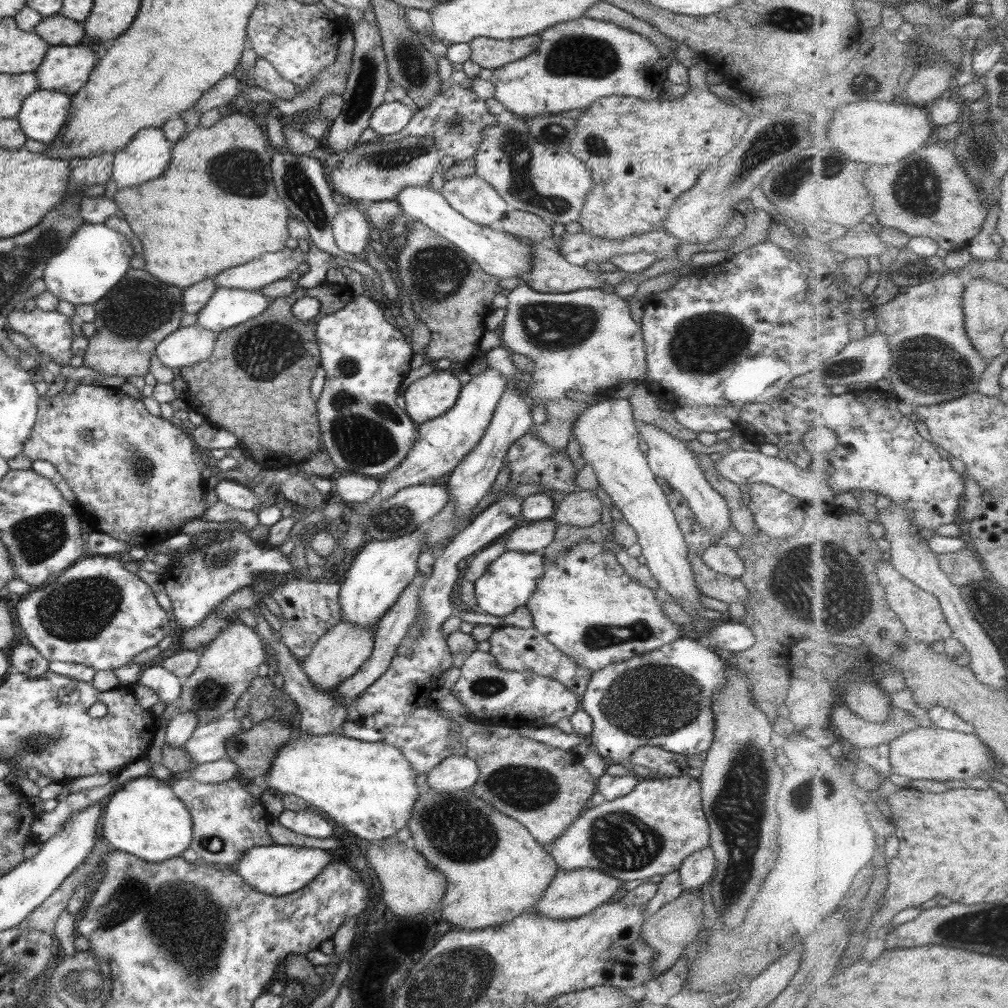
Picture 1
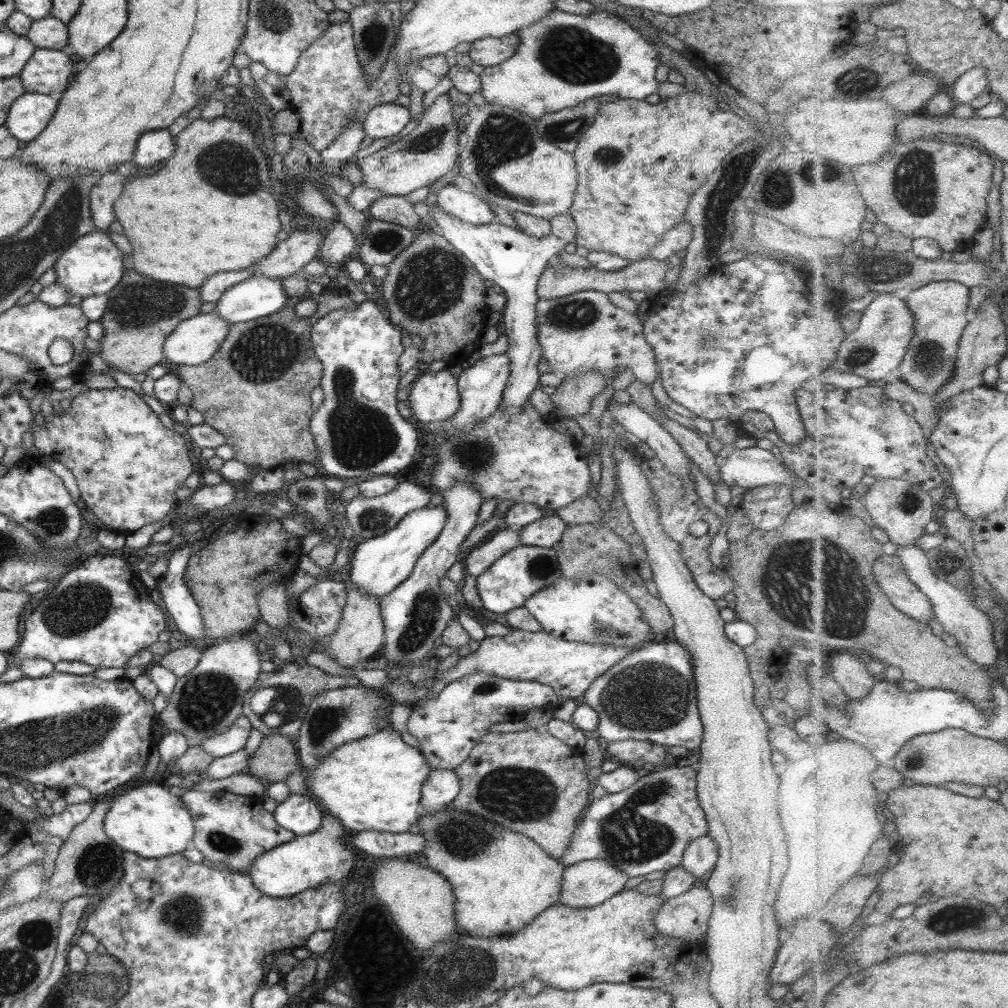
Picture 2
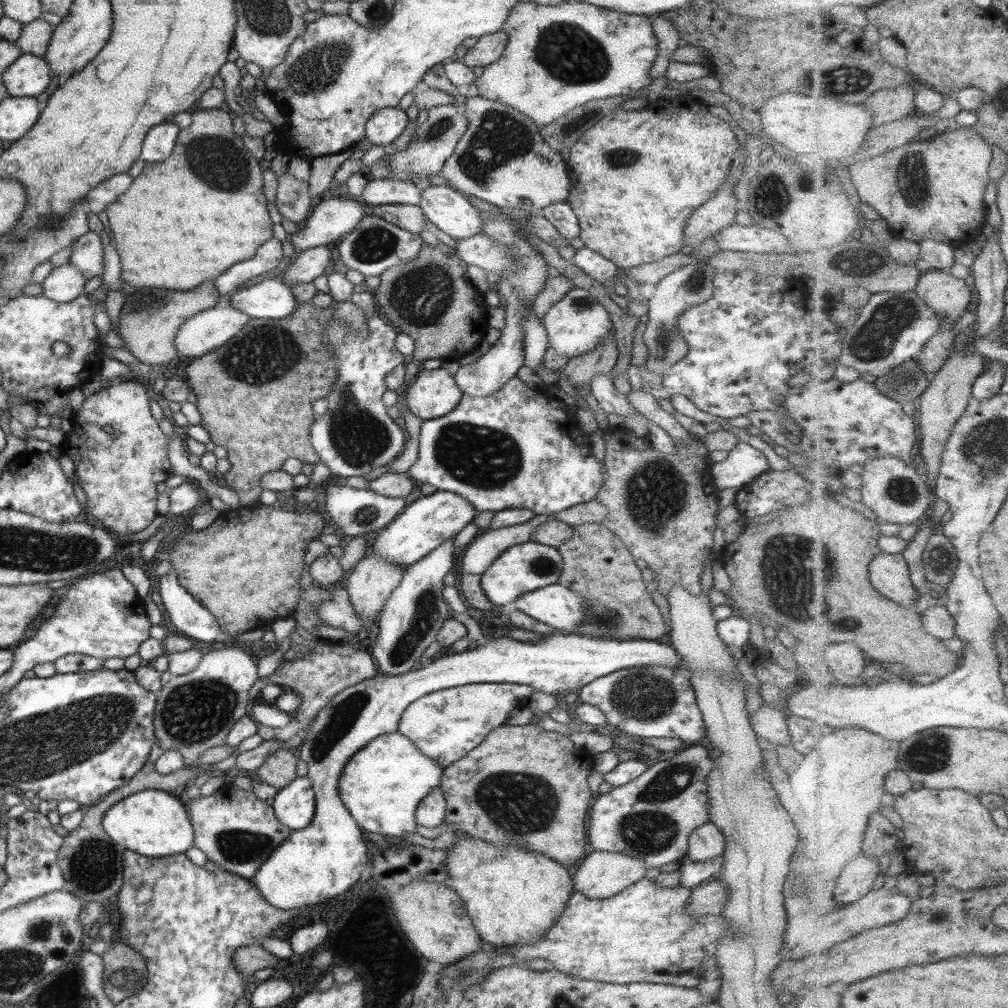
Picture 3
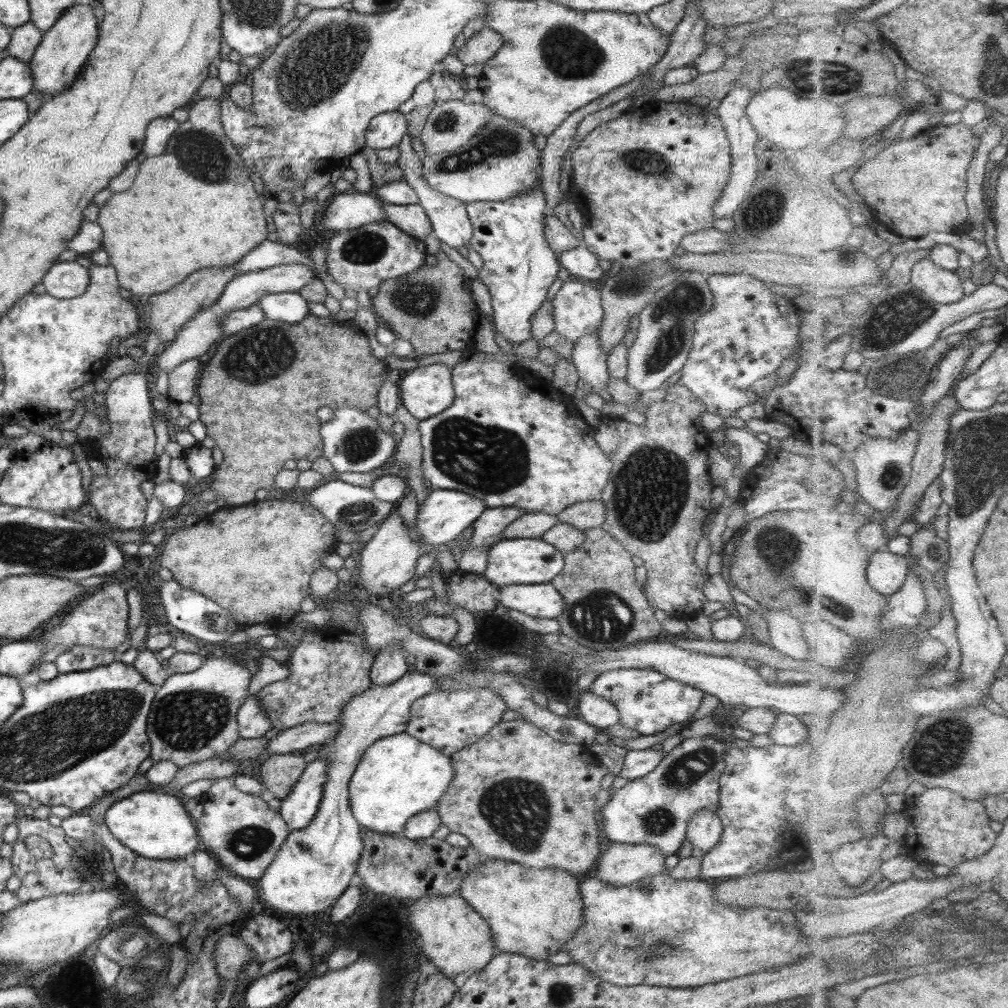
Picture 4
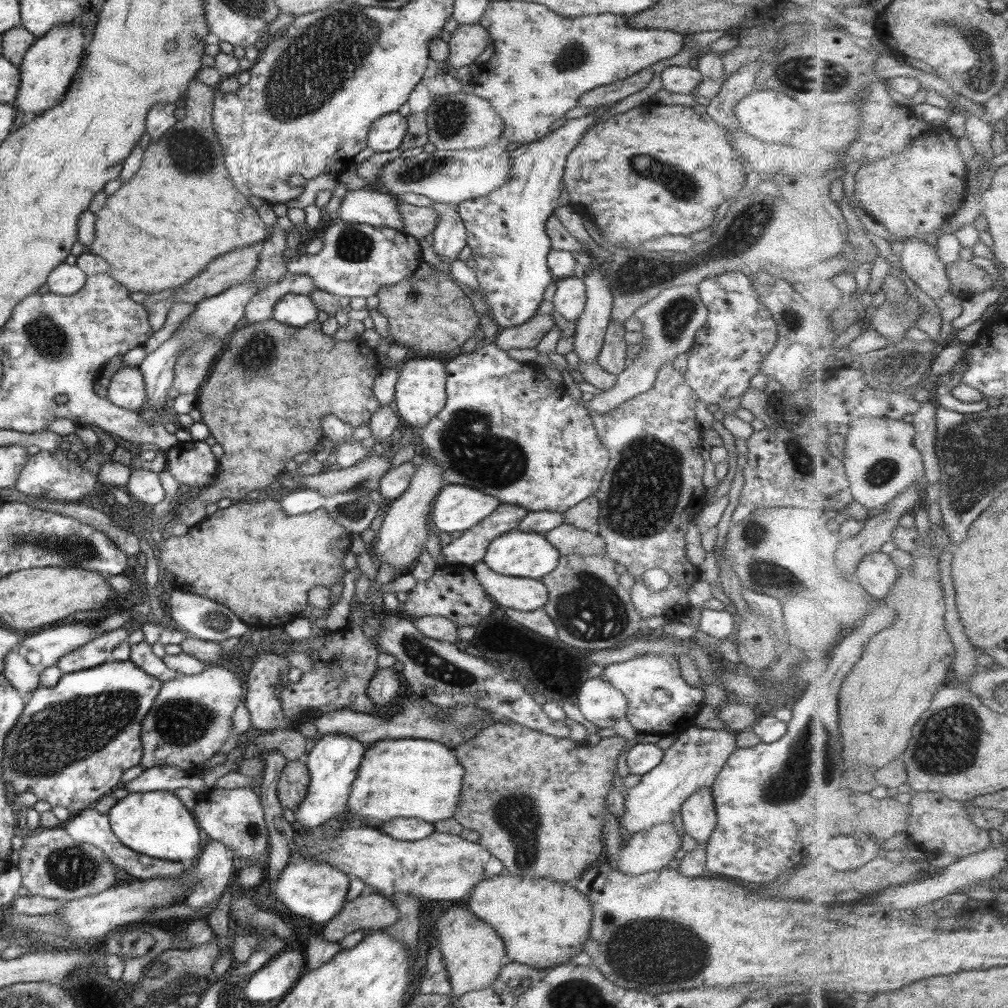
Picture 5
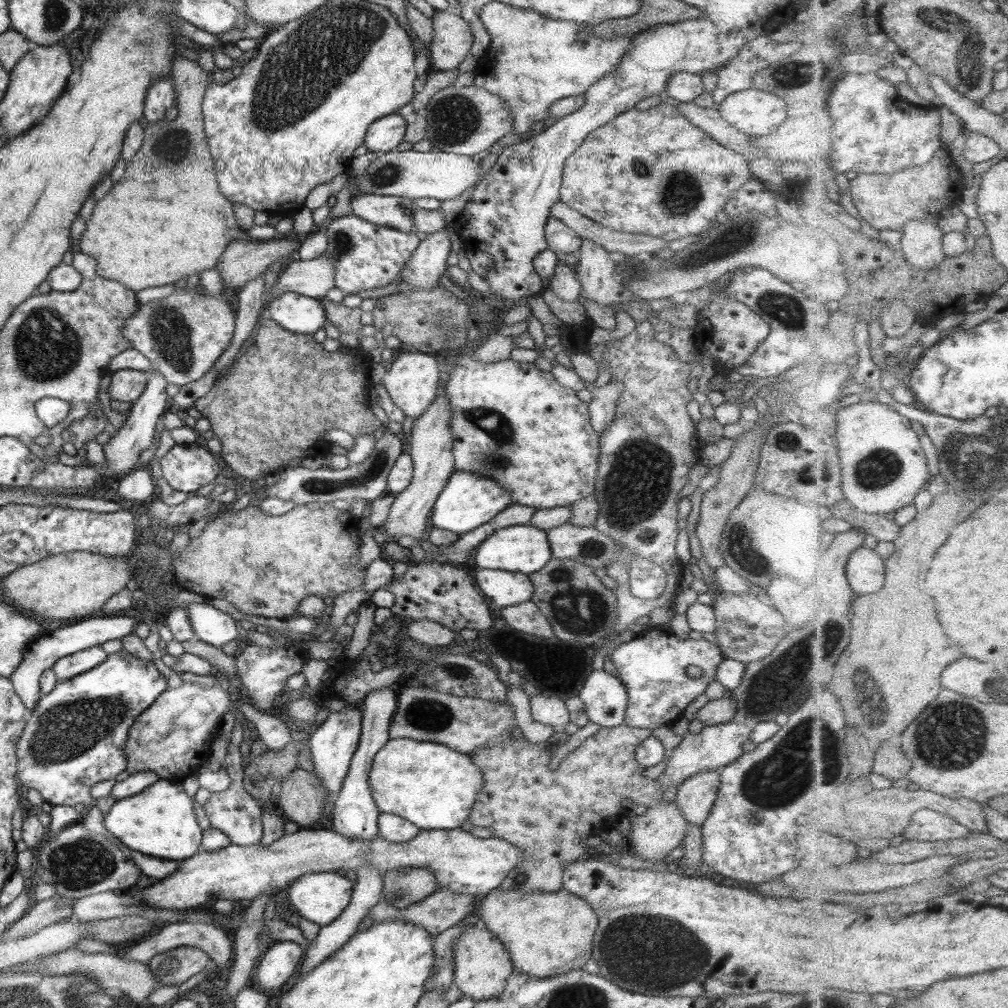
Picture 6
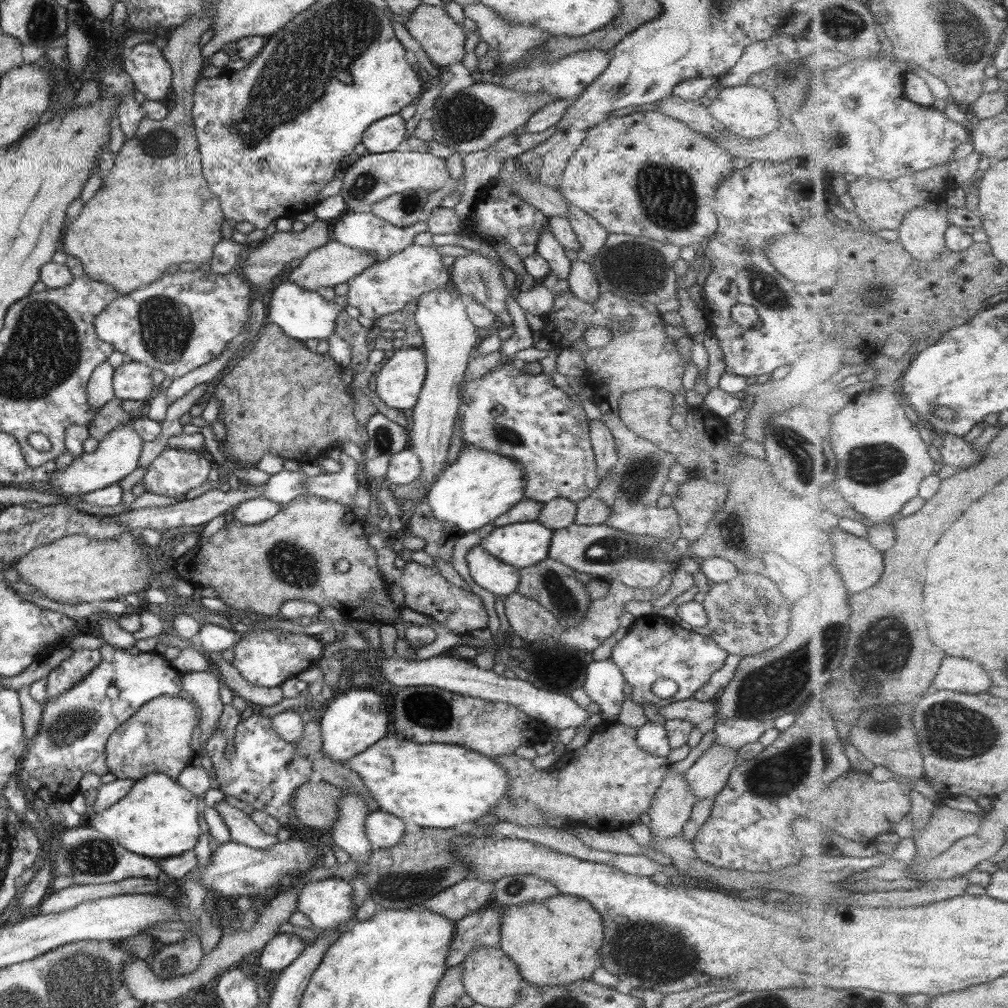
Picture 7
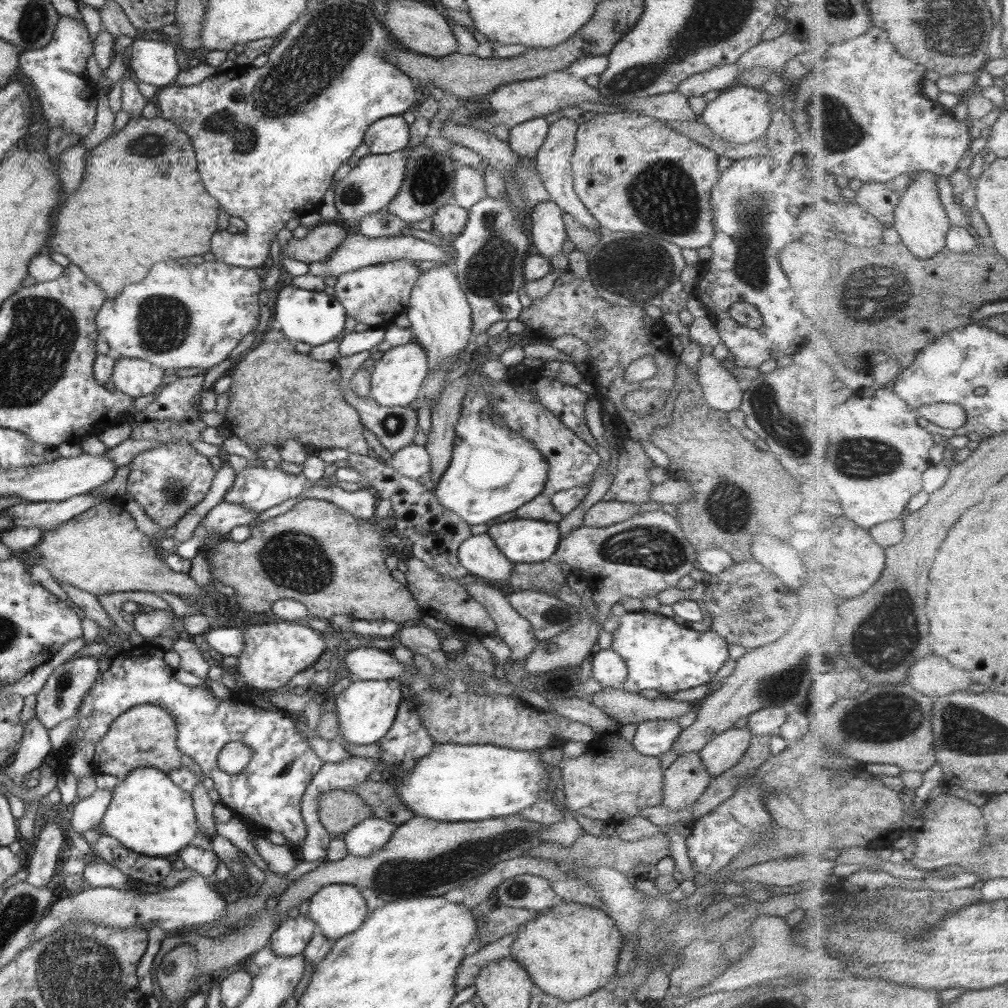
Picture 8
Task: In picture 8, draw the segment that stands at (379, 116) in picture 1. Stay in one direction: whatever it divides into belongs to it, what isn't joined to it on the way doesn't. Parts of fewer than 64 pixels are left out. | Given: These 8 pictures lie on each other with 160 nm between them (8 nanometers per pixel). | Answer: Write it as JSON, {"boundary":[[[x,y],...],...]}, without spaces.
{"boundary":[[[401,115],[375,120],[366,128],[362,142],[369,148],[369,154],[403,150],[409,142],[408,125]]]}

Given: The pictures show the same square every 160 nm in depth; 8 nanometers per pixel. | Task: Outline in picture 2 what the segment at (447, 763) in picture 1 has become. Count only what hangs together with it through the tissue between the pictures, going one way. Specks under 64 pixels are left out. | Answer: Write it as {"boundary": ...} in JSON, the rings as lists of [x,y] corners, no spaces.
{"boundary":[[[430,769],[420,788],[419,804],[424,812],[437,812],[455,798],[459,780],[452,770]]]}

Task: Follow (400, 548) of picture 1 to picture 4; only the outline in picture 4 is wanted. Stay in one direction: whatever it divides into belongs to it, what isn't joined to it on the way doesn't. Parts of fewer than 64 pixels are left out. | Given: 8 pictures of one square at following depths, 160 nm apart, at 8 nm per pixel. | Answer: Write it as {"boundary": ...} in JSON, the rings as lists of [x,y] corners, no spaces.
{"boundary":[[[432,489],[422,504],[418,505],[415,528],[419,538],[430,547],[441,546],[455,539],[460,532],[471,526],[475,519],[486,509],[484,502],[473,496],[455,490]]]}

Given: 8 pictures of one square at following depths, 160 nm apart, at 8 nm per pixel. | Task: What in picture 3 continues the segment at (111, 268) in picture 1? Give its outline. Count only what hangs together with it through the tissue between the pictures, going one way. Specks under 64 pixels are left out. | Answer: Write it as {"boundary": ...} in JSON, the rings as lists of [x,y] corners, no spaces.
{"boundary":[[[87,231],[71,243],[72,251],[67,263],[79,269],[86,281],[96,274],[102,274],[103,249],[98,234]]]}

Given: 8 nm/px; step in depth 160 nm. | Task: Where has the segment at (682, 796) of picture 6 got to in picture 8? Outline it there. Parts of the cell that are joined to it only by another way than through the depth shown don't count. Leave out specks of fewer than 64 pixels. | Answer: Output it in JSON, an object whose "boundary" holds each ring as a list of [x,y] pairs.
{"boundary":[[[731,726],[715,735],[701,750],[696,751],[710,778],[715,778],[735,765],[749,746],[751,737],[749,728]]]}

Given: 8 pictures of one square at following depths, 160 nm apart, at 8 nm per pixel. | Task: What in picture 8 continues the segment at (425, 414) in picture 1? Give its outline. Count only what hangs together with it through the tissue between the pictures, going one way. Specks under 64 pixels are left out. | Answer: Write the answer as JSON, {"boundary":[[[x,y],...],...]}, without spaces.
{"boundary":[[[408,342],[379,353],[369,371],[371,399],[381,406],[407,406],[421,393],[428,374],[427,355],[416,342]]]}

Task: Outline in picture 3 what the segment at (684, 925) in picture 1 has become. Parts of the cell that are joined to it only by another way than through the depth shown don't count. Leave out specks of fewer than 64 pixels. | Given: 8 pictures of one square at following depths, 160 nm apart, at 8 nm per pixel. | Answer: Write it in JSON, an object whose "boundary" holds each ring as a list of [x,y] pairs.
{"boundary":[[[712,879],[697,885],[685,905],[685,914],[691,918],[697,916],[718,916],[723,911],[727,888],[719,880]]]}

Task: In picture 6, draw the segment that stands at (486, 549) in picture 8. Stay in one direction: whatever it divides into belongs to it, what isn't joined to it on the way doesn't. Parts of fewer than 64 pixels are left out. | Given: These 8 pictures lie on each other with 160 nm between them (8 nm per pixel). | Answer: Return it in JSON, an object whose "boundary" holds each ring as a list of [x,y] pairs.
{"boundary":[[[476,568],[474,571],[474,584],[494,611],[530,600],[532,584],[527,575],[488,568]]]}

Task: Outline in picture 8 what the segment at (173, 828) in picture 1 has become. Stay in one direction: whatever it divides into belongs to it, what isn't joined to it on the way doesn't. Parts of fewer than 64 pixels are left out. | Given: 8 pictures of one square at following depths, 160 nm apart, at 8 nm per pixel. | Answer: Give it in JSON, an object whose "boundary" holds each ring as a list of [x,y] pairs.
{"boundary":[[[143,767],[130,770],[112,788],[110,801],[97,829],[137,854],[173,858],[188,846],[197,827],[190,793],[175,786],[163,771]]]}

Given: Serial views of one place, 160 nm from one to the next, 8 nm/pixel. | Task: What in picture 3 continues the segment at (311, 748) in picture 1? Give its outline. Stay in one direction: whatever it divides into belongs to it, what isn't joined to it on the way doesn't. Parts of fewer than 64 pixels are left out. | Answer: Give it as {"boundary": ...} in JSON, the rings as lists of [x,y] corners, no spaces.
{"boundary":[[[395,731],[370,740],[347,761],[339,779],[338,793],[360,829],[383,836],[403,837],[416,833],[416,806],[432,788],[439,786],[441,775],[442,768],[434,760],[425,756],[406,736]]]}

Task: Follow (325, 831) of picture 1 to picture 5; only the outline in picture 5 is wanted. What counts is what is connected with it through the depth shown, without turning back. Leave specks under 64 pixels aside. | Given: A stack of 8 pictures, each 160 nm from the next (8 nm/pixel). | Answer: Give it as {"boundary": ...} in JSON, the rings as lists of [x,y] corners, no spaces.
{"boundary":[[[323,733],[309,745],[303,760],[310,781],[305,798],[299,803],[299,808],[293,811],[297,830],[306,826],[314,831],[315,828],[347,810],[346,802],[350,793],[350,784],[355,780],[365,750],[365,745],[358,740],[339,733]]]}

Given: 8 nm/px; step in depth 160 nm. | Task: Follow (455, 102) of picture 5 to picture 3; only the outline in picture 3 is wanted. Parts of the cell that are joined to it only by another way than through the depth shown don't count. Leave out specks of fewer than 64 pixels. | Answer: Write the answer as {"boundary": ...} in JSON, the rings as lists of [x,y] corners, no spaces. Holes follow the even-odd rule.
{"boundary":[[[439,105],[431,107],[426,121],[416,127],[411,140],[403,151],[387,153],[388,165],[395,179],[411,182],[412,177],[426,177],[438,174],[443,161],[453,152],[457,141],[467,130],[468,120],[462,115],[460,107],[453,105]],[[410,176],[410,179],[407,177]]]}

